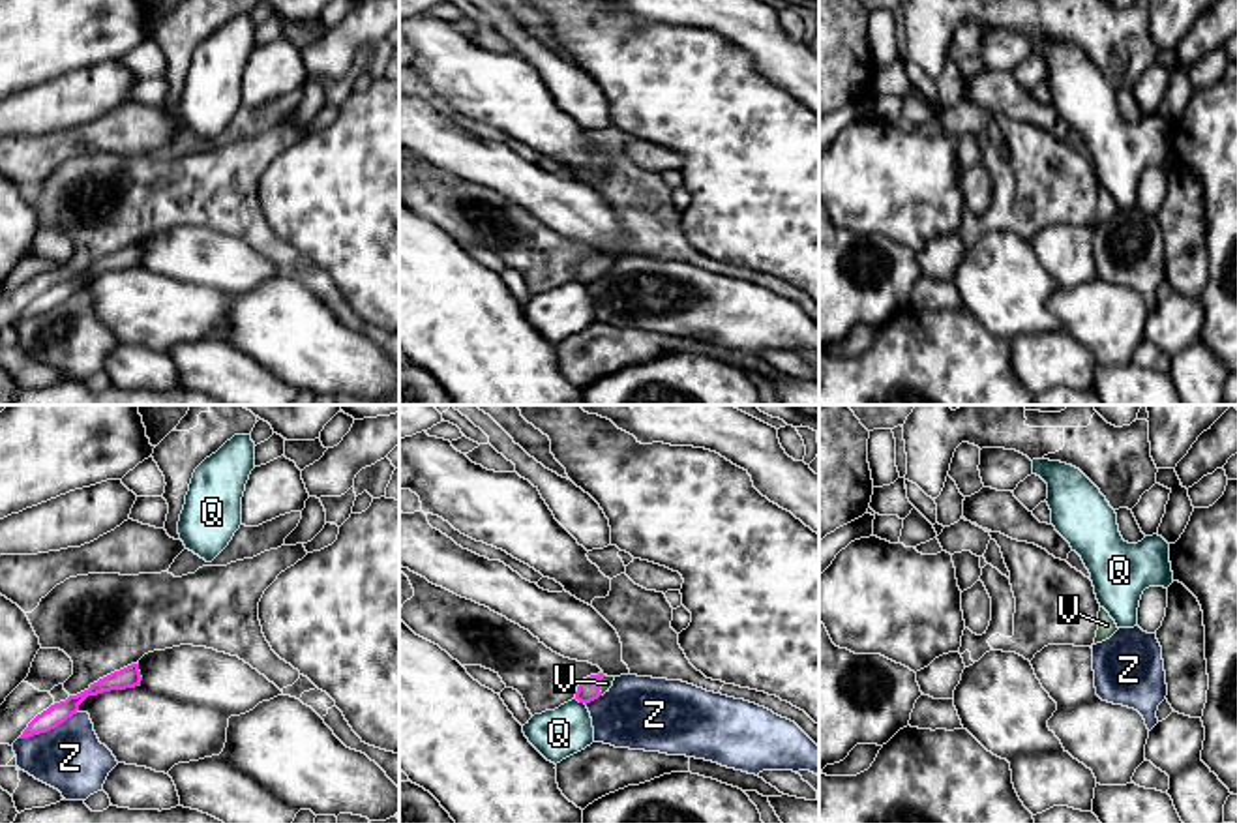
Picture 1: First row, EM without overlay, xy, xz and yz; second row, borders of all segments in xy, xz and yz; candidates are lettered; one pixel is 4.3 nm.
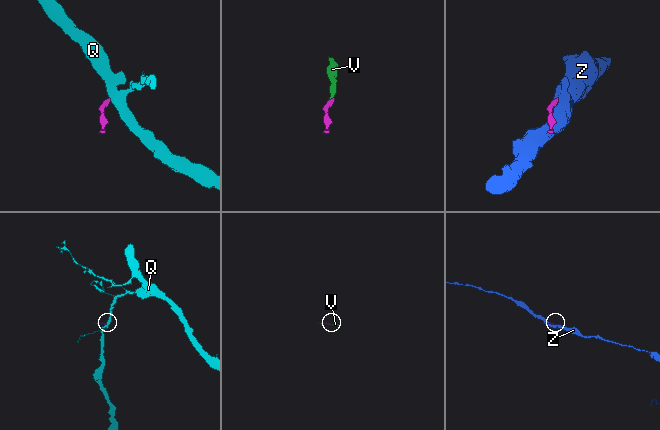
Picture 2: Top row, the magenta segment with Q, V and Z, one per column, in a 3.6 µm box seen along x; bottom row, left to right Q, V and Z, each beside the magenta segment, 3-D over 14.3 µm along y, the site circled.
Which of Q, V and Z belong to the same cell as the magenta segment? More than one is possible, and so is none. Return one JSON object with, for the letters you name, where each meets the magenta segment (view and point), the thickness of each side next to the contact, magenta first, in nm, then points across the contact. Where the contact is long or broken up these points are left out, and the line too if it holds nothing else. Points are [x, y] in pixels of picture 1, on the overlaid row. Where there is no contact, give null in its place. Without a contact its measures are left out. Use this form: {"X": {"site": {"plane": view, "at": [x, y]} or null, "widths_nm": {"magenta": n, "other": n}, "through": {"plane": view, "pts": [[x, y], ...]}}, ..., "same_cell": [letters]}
{"V": {"site": {"plane": "xz", "at": [598, 685]}, "widths_nm": {"magenta": 100, "other": 50}, "through": {"plane": "xz", "pts": [[589, 688], [598, 685], [606, 683]]}}, "same_cell": ["V"]}

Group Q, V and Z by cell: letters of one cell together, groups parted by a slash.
Q / V / Z

